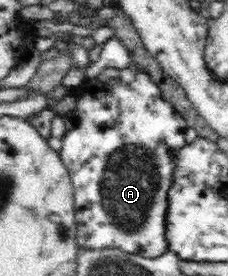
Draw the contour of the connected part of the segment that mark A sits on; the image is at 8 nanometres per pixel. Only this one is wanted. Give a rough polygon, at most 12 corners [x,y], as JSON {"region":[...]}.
{"region":[[135,64],[74,88],[77,245],[168,252],[186,120]]}

